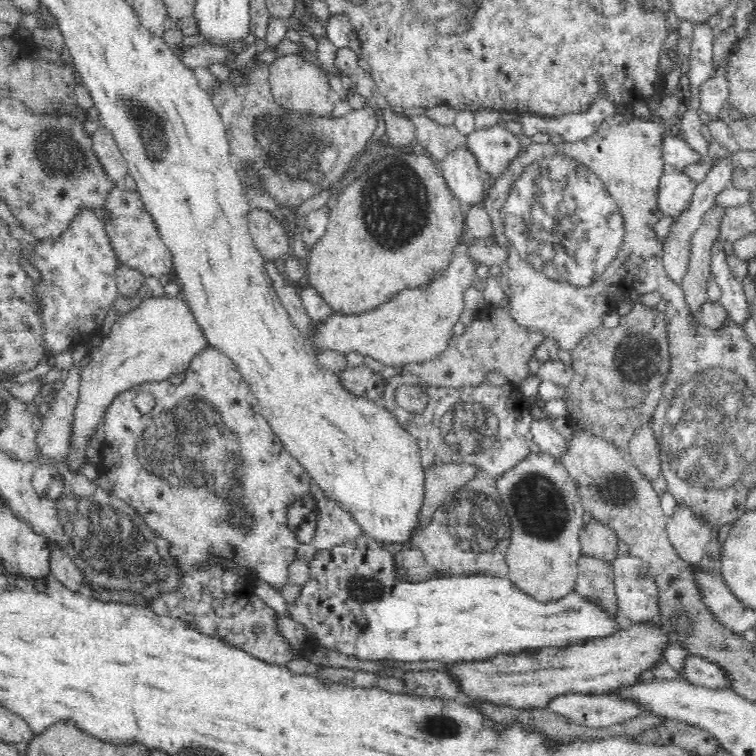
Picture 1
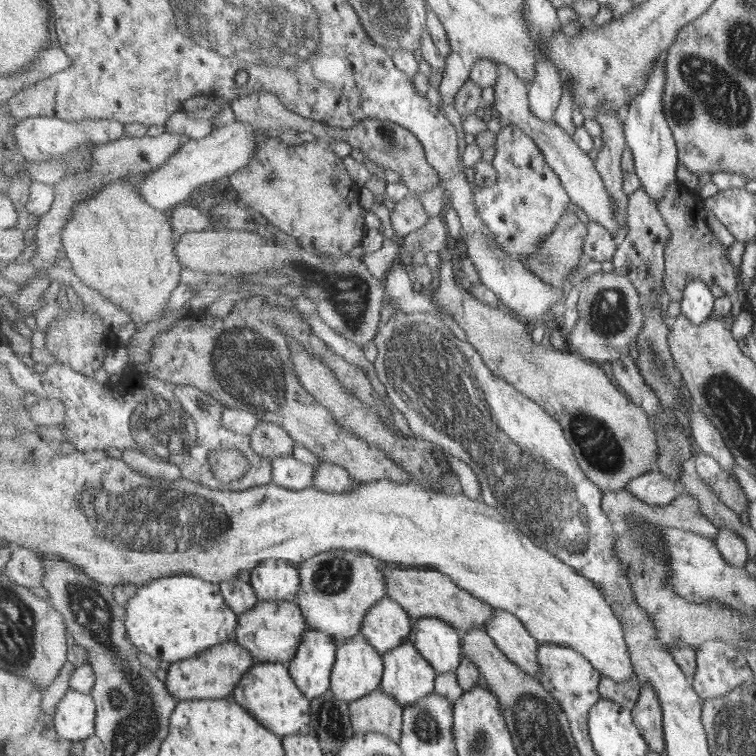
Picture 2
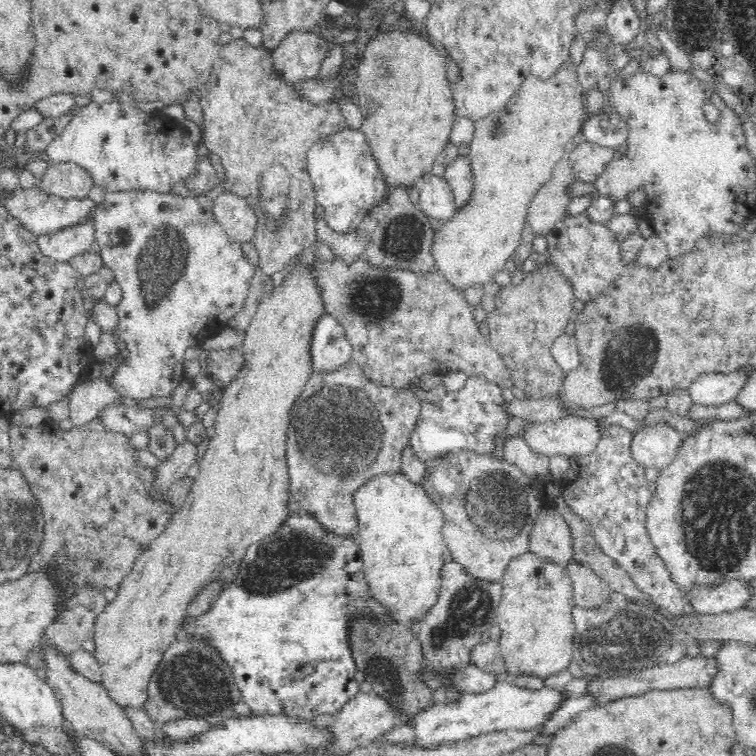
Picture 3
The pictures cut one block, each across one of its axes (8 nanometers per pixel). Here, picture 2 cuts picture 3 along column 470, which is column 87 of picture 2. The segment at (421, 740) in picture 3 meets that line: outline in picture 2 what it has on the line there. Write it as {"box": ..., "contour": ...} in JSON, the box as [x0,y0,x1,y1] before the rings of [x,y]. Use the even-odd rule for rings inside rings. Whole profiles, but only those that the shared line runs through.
{"box":[53,688,97,741],"contour":[[[69,688],[53,713],[59,736],[70,741],[86,741],[96,734],[96,714],[97,703],[91,693]]]}

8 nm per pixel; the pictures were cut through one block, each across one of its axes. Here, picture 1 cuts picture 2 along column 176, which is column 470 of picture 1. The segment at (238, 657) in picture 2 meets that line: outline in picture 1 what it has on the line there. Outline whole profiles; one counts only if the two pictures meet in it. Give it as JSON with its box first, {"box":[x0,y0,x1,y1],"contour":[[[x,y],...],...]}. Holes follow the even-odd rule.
{"box":[449,623,670,709],"contour":[[[649,623],[633,624],[627,630],[618,629],[614,634],[598,637],[598,640],[582,642],[569,647],[546,647],[531,649],[511,655],[498,654],[490,659],[474,662],[458,662],[450,664],[449,672],[458,679],[462,687],[464,699],[490,701],[515,709],[531,709],[546,707],[549,700],[564,693],[582,693],[585,695],[602,695],[620,685],[638,681],[645,670],[653,669],[660,659],[664,648],[670,643],[661,627]]]}

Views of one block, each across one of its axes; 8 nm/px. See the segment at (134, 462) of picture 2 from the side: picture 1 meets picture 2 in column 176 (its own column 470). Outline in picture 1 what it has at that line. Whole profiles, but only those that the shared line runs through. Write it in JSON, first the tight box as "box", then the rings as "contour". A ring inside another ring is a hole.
{"box":[416,463,484,534],"contour":[[[436,463],[425,467],[424,486],[424,506],[420,512],[422,526],[416,530],[416,534],[421,528],[428,524],[430,516],[442,504],[443,500],[462,488],[469,480],[479,475],[484,475],[478,470],[478,465],[468,463]]]}

